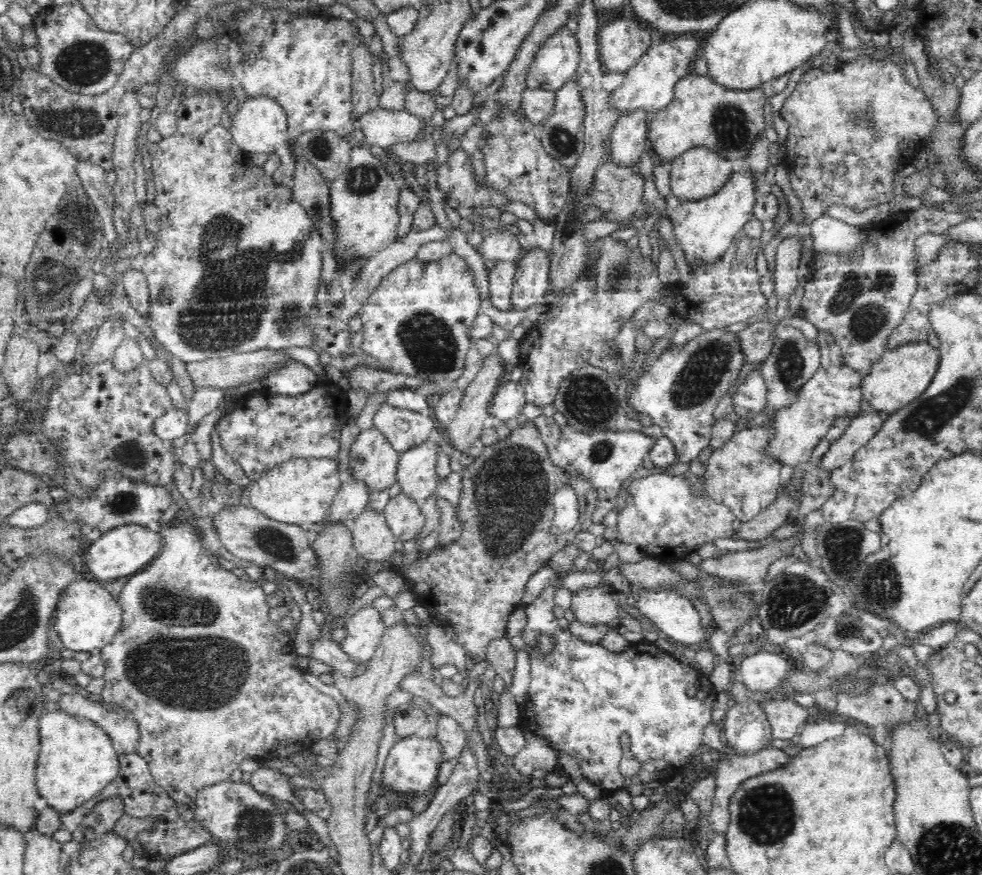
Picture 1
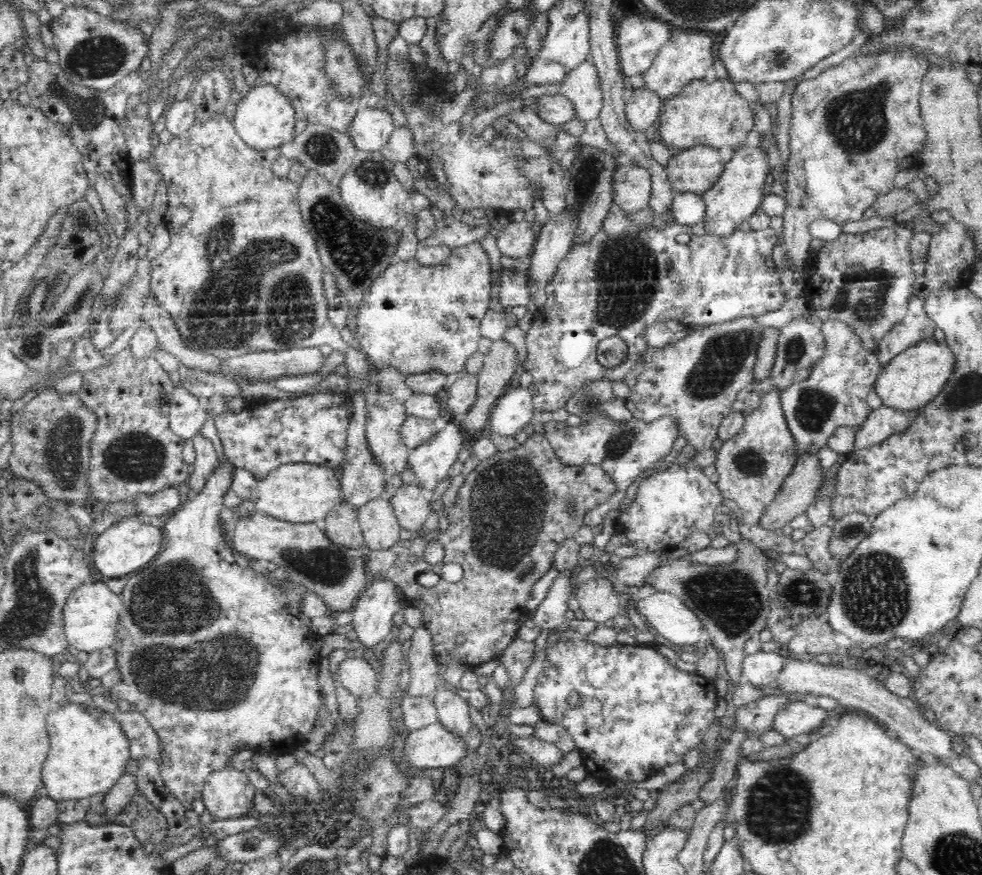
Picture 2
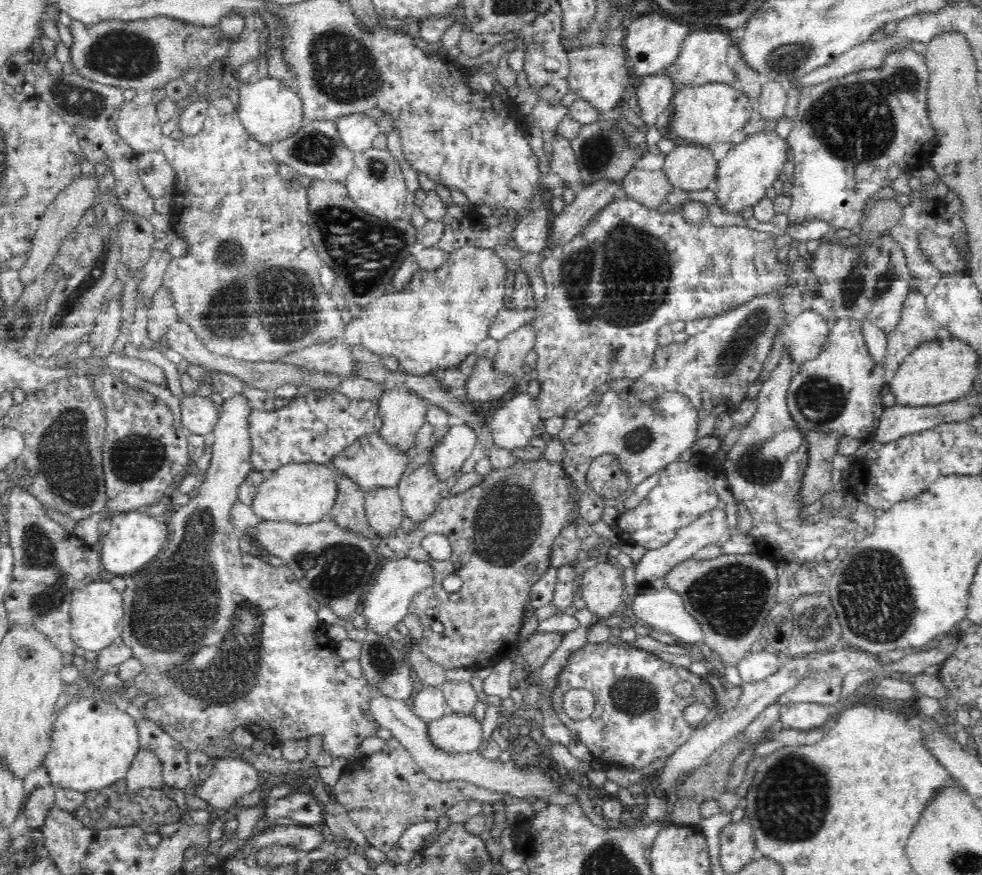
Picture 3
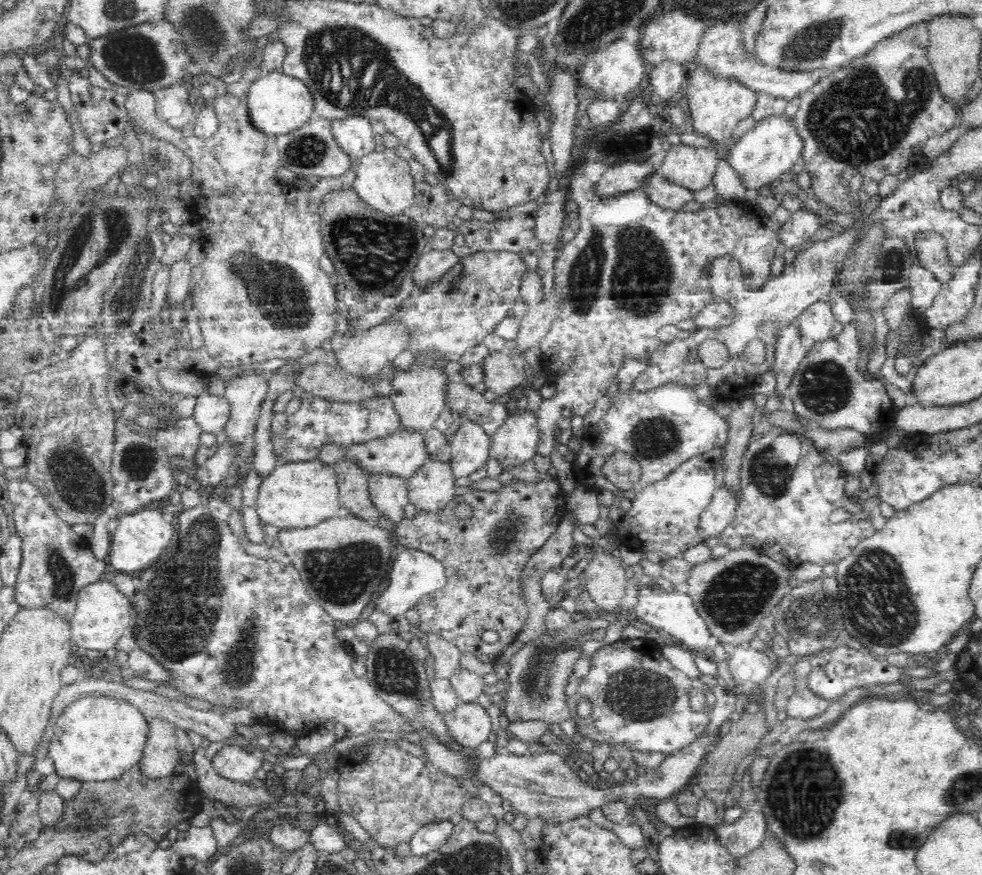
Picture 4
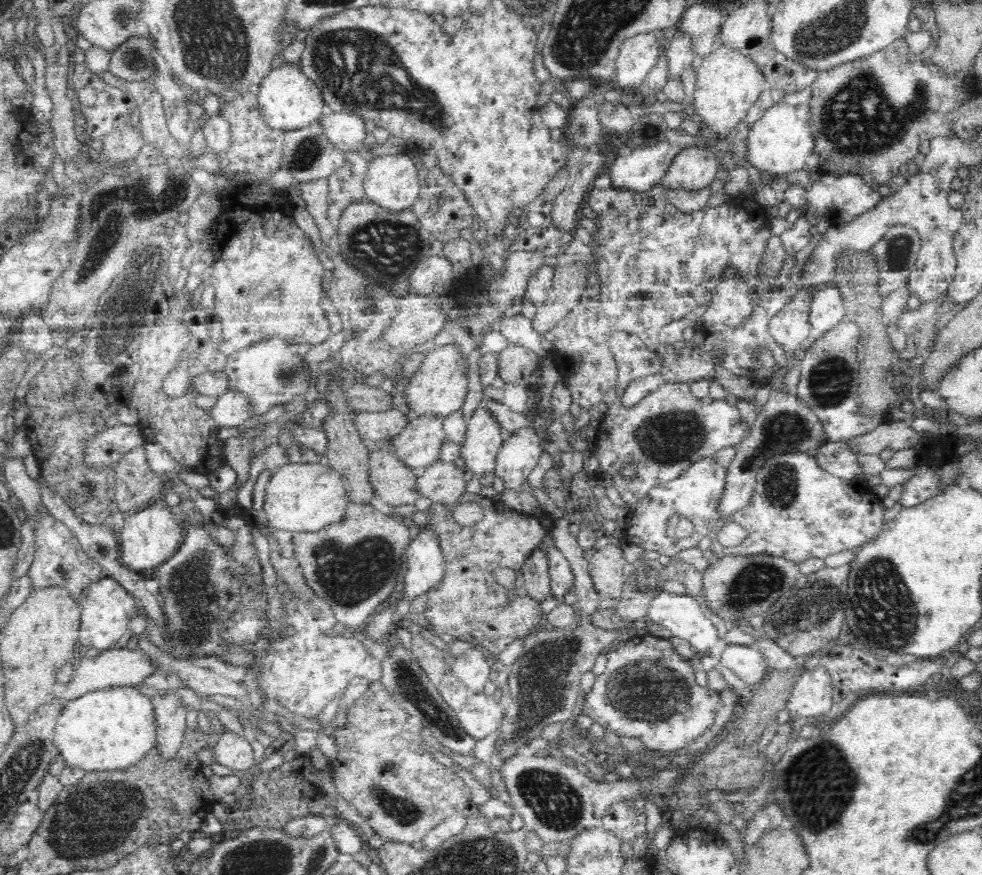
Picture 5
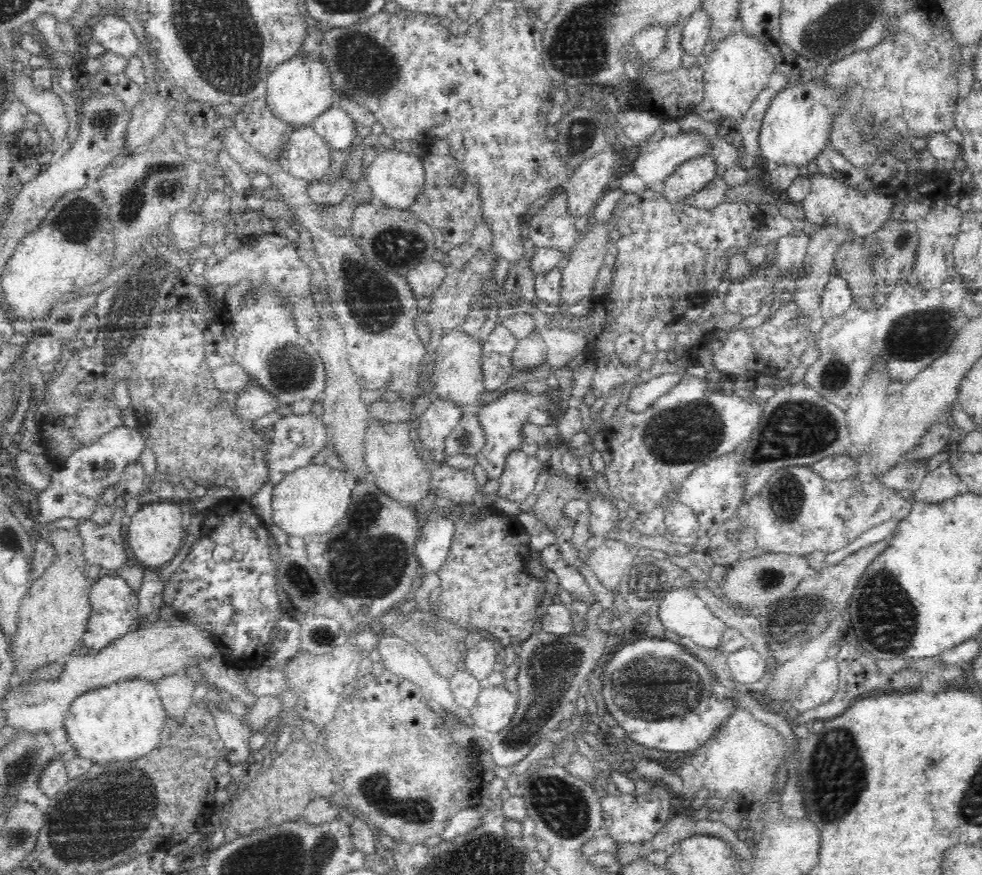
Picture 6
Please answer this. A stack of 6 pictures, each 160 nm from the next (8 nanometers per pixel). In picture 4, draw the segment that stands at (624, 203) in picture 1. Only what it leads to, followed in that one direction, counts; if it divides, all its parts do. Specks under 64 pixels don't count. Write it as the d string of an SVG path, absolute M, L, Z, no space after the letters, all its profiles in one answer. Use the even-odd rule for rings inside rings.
M658 174L649 177L645 185L644 190L651 200L665 209L679 211L688 202L697 201L697 194L694 191L672 184Z

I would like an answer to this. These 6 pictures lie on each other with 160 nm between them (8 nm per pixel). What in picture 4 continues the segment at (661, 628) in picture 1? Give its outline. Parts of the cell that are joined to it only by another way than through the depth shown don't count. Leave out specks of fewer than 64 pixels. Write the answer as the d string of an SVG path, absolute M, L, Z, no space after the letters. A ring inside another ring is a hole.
M656 584L644 586L635 612L642 626L652 626L652 628L660 628L668 632L670 636L680 640L684 648L692 653L701 653L712 647L714 643L714 636L710 633L707 623L698 613L693 599L683 589L666 592Z

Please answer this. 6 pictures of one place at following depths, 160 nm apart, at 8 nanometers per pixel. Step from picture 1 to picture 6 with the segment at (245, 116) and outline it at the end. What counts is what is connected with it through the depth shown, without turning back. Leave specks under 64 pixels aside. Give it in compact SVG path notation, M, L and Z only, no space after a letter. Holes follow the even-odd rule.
M300 53L279 64L268 76L268 107L277 118L297 127L311 125L318 116L338 104L332 75L320 54Z

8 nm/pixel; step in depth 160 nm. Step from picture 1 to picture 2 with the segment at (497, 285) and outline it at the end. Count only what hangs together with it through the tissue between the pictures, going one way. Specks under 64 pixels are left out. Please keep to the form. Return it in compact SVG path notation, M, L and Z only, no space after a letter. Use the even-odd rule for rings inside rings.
M502 269L499 301L502 306L527 306L531 293L527 277L520 270Z

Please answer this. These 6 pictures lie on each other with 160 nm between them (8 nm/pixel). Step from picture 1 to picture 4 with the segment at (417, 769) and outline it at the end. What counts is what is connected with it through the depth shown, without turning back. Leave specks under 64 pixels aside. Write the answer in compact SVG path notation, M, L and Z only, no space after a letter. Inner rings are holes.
M463 701L452 712L445 712L444 719L448 723L450 735L462 746L478 748L482 742L493 739L492 720L488 709L480 706L478 701Z

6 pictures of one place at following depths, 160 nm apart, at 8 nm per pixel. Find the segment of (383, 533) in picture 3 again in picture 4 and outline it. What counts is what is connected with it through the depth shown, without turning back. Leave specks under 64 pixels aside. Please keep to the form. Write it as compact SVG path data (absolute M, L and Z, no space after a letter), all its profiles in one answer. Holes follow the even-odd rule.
M372 473L368 488L372 502L382 511L384 518L396 524L404 519L404 508L410 502L408 483L404 477L396 473Z

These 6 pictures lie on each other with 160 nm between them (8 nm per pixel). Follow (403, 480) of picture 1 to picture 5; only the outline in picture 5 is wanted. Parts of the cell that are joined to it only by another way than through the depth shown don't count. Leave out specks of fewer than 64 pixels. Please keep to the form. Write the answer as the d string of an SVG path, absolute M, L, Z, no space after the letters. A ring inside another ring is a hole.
M480 406L468 420L466 440L461 445L460 464L468 475L480 477L495 472L496 456L504 446L502 427L491 410Z

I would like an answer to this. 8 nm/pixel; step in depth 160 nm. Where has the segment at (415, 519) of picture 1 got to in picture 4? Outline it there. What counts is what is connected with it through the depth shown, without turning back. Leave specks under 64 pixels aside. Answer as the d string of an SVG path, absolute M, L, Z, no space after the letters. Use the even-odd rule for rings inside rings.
M447 458L428 459L406 482L410 502L418 510L439 511L462 490Z

